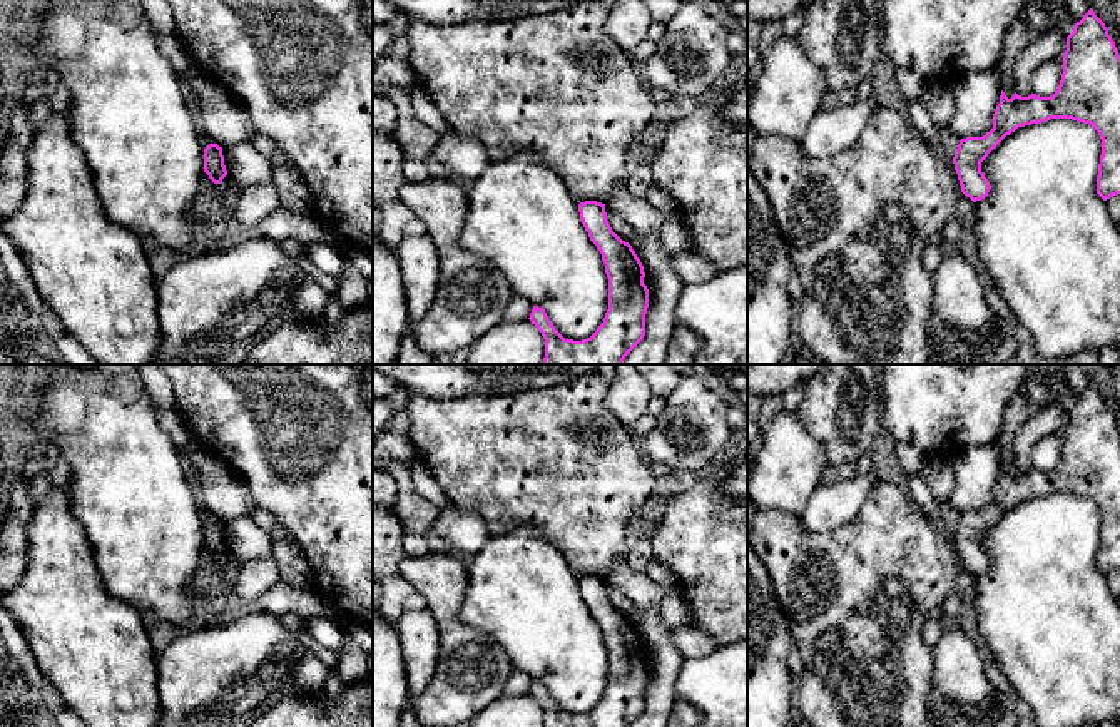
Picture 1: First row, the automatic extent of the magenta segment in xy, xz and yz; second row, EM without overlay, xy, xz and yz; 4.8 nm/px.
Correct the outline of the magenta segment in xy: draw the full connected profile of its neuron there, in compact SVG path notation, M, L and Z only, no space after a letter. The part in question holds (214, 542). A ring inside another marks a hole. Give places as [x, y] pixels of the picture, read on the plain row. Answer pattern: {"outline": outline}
{"outline": "M209 518L204 523L204 547L214 558L221 558L227 550L222 521L219 521L217 518Z"}

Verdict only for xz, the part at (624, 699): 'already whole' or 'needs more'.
already whole

